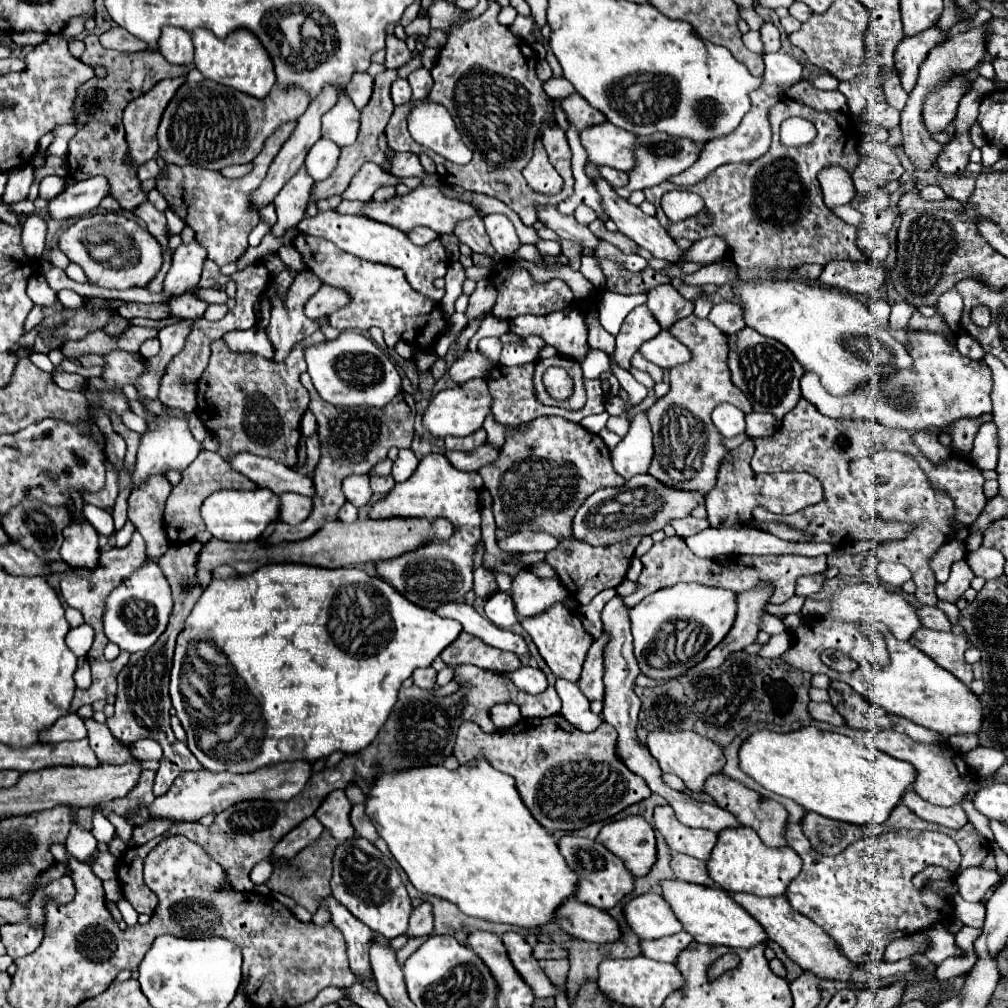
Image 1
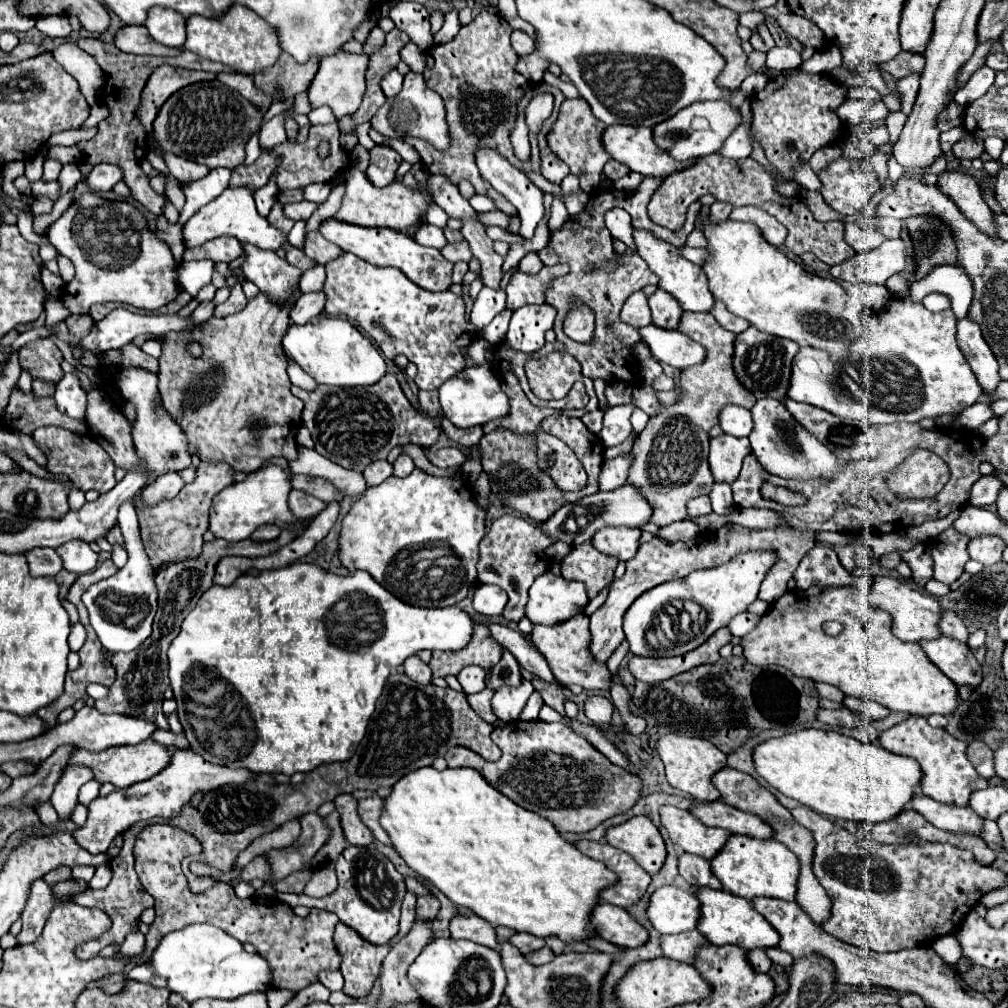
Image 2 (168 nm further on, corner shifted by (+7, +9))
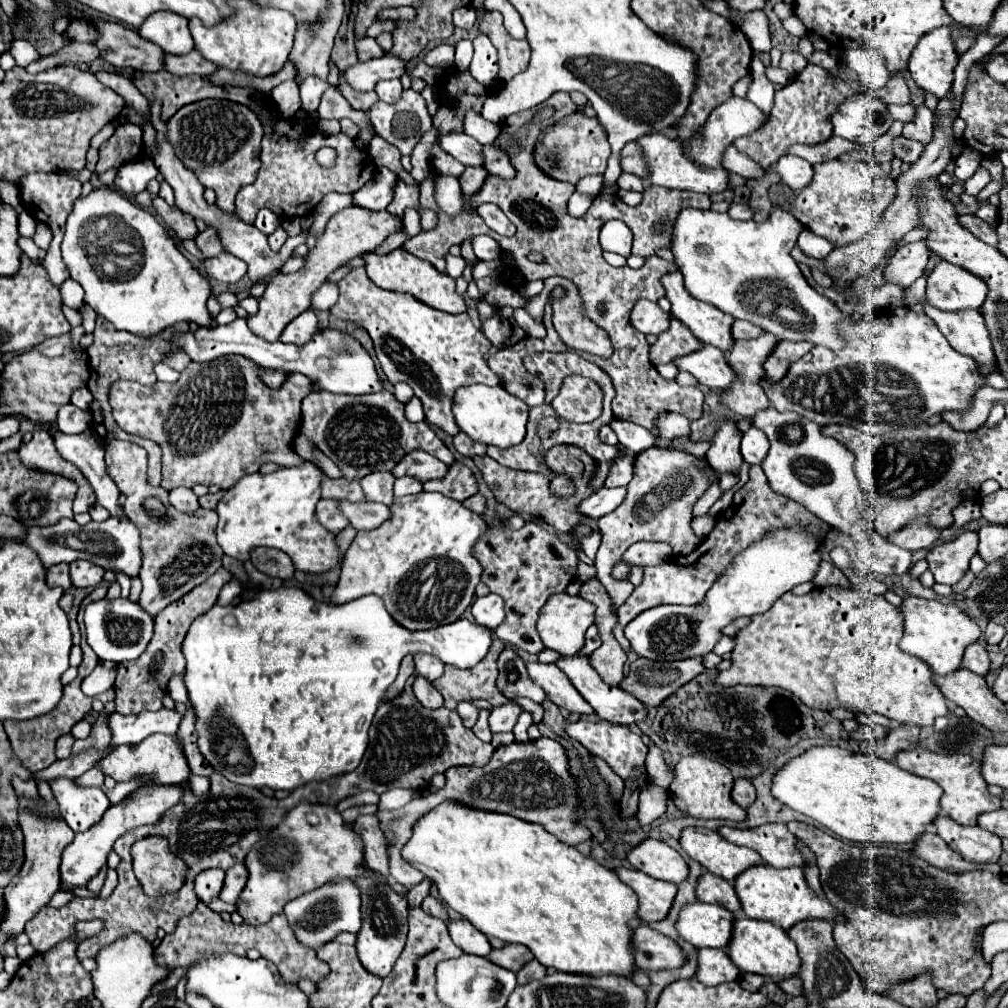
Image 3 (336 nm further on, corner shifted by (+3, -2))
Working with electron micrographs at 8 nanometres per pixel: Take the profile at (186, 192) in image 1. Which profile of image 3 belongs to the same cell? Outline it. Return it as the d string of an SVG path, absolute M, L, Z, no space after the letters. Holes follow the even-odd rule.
M223 253L223 255L217 255L217 257L211 257L211 259L205 259L205 271L209 277L217 279L217 281L223 281L223 283L237 283L247 271L245 271L245 261L237 259L235 255L229 255L229 253Z

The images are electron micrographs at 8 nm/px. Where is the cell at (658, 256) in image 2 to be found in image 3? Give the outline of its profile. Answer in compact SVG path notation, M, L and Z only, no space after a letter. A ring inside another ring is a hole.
M679 271L665 275L661 281L667 289L667 299L671 301L671 315L685 323L701 343L713 345L721 351L729 351L733 347L735 339L731 335L731 325L735 319L731 315L725 315L709 303L693 299L685 289Z

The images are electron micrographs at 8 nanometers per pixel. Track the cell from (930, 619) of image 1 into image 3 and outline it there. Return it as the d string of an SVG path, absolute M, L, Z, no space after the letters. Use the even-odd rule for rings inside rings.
M973 643L967 651L965 651L965 657L963 657L963 667L967 667L969 671L981 675L981 677L987 677L989 673L989 653L985 651L985 647L981 647L979 643Z

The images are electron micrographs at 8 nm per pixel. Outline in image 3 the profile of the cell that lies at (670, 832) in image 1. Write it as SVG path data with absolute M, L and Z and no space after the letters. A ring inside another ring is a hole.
M685 829L679 843L687 851L687 855L699 861L709 873L719 875L727 881L733 881L737 875L753 865L765 863L757 851L733 845L711 829L709 833Z

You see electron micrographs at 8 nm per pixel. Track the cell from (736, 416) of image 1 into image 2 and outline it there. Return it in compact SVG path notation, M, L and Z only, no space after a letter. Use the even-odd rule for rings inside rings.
M729 404L719 412L719 426L725 434L731 436L749 436L749 432L753 430L753 420L751 420L751 412L747 408Z

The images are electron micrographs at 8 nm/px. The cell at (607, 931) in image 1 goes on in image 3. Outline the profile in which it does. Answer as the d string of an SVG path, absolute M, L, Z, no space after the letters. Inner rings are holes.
M639 925L633 935L637 965L645 971L677 969L683 967L687 957L685 951L669 937L657 933L647 925Z

